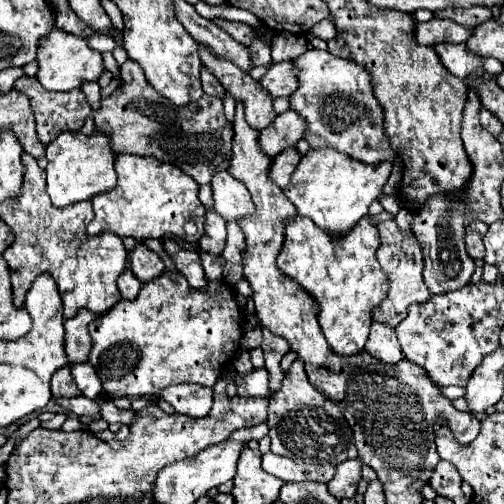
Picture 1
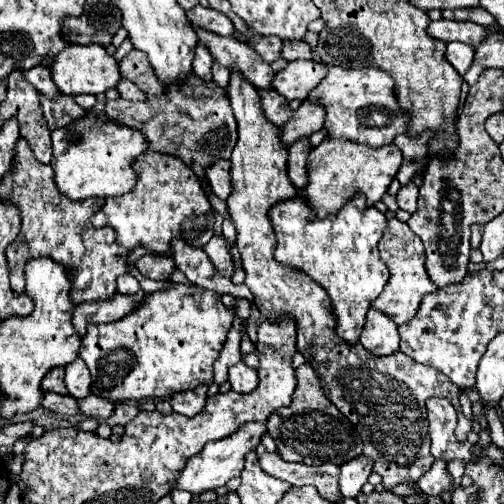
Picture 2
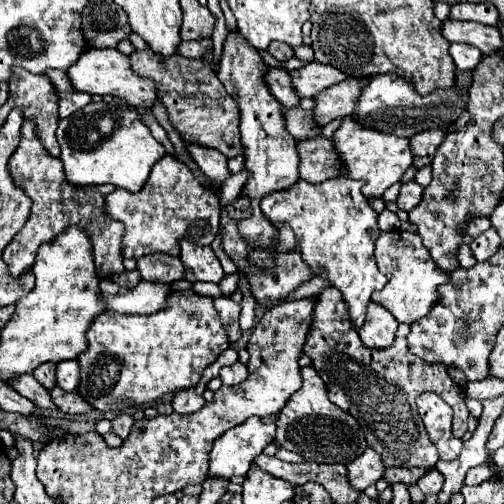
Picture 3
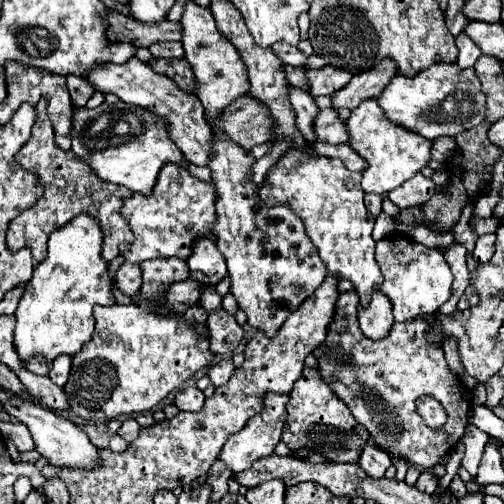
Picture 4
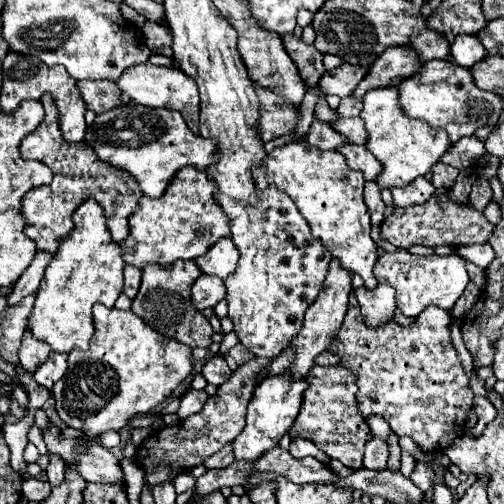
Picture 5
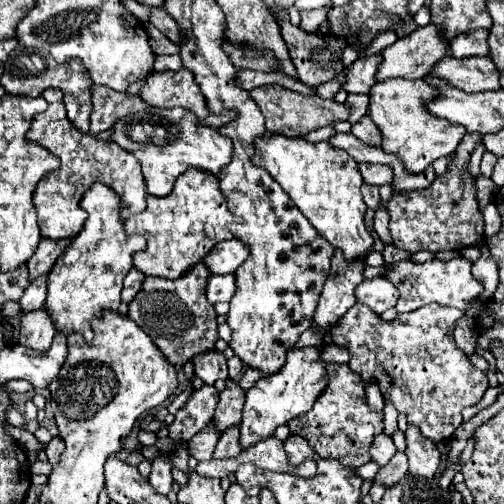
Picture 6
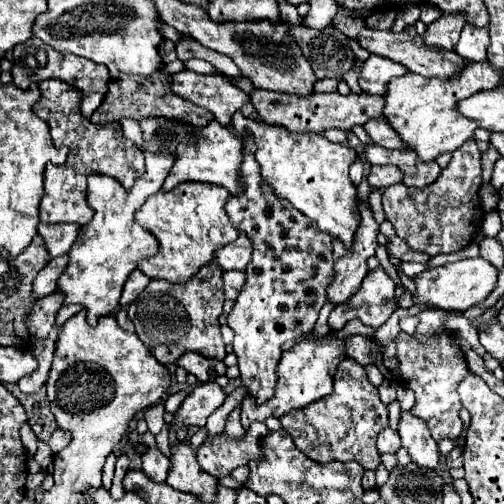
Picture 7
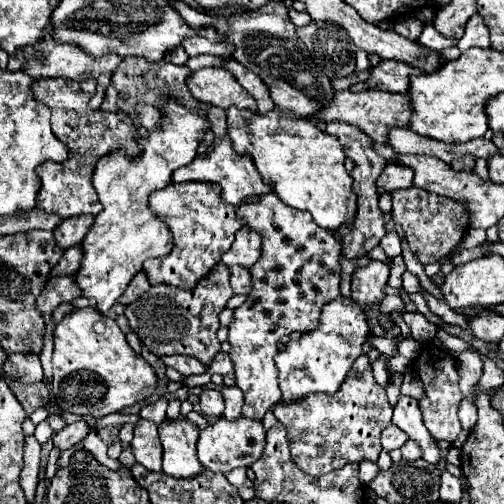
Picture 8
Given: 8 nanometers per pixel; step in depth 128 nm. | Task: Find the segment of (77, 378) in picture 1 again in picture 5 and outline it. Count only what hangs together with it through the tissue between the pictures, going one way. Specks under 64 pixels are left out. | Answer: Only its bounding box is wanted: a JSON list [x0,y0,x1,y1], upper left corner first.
[34,352,68,388]

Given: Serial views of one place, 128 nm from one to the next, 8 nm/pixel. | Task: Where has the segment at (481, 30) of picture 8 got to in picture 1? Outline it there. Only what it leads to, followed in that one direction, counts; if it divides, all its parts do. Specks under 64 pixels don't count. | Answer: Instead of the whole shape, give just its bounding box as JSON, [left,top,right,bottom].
[434,44,502,78]

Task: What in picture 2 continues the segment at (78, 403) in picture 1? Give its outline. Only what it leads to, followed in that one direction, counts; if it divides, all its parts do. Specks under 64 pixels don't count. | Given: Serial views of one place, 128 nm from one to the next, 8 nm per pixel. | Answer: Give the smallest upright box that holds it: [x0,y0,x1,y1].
[42,392,80,414]

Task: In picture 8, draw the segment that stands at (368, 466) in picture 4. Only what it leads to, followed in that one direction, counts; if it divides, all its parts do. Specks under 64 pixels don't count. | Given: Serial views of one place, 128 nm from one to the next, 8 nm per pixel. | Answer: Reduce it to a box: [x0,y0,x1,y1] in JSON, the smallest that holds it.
[382,424,408,450]

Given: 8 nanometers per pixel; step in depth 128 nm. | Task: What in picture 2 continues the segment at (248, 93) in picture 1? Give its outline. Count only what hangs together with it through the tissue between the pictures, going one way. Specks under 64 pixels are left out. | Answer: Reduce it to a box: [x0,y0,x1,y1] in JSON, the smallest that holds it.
[258,90,292,126]

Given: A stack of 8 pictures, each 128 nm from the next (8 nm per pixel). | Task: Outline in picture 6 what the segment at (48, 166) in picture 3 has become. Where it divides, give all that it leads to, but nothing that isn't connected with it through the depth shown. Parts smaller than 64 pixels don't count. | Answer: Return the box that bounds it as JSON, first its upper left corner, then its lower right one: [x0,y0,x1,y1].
[26,88,148,240]

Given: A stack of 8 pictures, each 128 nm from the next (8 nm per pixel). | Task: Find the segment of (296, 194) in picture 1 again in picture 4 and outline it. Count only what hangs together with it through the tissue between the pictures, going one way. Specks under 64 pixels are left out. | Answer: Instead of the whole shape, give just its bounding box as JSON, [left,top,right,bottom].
[348,98,432,194]

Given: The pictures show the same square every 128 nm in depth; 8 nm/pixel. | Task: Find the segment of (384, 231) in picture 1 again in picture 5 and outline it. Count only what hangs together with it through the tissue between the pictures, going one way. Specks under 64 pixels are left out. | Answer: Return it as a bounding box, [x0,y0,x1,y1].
[374,250,470,316]

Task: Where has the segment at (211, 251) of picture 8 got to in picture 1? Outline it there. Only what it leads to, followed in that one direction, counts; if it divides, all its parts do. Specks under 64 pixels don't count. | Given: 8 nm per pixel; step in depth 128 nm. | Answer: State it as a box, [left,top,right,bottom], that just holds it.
[88,154,206,238]

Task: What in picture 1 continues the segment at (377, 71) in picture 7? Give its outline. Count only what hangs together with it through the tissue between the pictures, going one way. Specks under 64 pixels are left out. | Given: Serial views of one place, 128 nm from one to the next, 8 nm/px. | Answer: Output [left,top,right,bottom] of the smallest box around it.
[260,62,298,96]

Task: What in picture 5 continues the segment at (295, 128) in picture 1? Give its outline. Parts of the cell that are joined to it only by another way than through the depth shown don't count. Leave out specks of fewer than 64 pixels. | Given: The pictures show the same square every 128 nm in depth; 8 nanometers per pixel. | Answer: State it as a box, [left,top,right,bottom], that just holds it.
[352,46,424,98]

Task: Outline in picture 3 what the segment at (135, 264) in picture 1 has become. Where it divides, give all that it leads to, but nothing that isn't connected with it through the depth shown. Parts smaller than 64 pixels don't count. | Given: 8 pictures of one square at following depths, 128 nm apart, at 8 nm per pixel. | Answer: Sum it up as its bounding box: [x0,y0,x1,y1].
[138,254,184,282]

